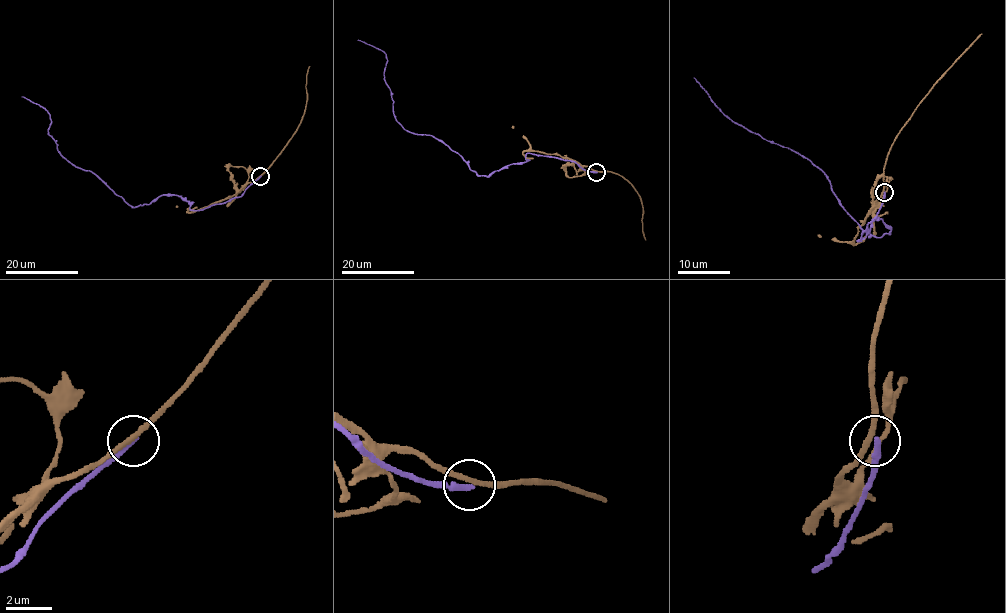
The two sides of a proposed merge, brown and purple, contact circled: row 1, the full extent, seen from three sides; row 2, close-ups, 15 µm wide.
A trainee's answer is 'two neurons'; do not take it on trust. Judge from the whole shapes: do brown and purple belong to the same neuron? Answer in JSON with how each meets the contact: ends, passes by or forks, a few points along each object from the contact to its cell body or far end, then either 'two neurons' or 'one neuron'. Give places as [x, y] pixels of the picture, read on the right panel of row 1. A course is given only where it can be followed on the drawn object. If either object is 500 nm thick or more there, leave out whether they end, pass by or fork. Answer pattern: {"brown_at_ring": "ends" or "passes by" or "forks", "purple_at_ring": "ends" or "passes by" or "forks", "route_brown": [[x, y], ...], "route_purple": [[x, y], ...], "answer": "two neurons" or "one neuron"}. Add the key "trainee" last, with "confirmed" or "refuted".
{"brown_at_ring": "passes by", "purple_at_ring": "ends", "route_brown": [[883, 192], [885, 158], [895, 138], [930, 88], [981, 33]], "route_purple": [[884, 192], [857, 241], [872, 220], [891, 231], [870, 235], [811, 160], [733, 122], [694, 78]], "answer": "two neurons", "trainee": "confirmed"}

